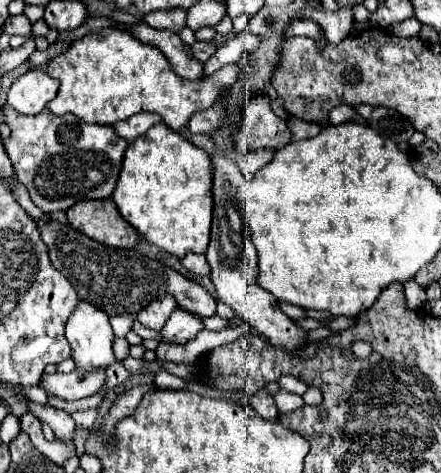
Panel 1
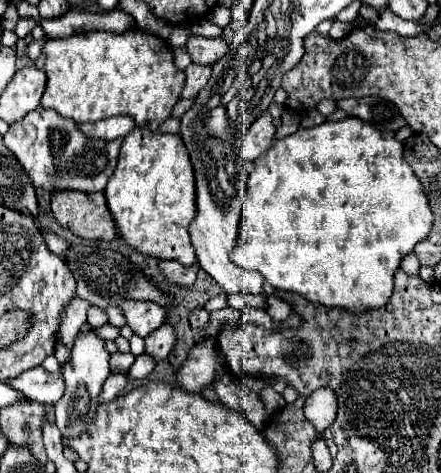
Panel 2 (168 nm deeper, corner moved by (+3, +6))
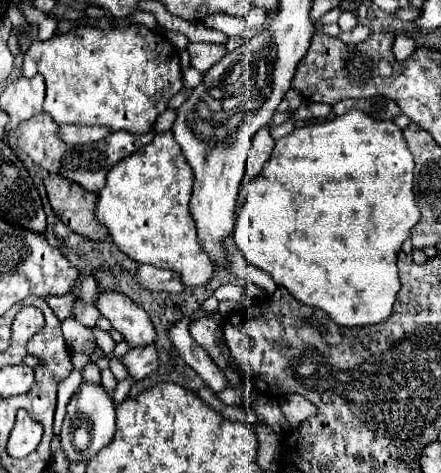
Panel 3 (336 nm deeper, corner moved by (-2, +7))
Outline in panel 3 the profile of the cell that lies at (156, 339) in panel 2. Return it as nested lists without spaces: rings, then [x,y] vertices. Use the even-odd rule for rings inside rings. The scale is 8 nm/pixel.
[[[149,344],[147,348],[133,348],[123,356],[123,364],[129,368],[129,374],[135,380],[143,380],[159,366],[159,354],[155,344]]]

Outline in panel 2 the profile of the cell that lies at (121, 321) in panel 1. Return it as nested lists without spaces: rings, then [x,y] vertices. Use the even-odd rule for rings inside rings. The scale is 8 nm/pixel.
[[[90,307],[88,309],[88,319],[86,319],[92,327],[100,327],[100,325],[104,325],[104,323],[108,323],[106,321],[106,315],[102,313],[102,309],[100,307]]]

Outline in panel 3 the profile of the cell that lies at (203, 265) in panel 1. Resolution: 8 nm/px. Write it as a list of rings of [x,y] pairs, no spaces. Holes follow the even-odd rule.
[[[139,266],[139,274],[137,274],[141,286],[149,288],[151,292],[159,290],[159,292],[169,292],[169,294],[183,294],[187,290],[187,286],[183,282],[179,282],[179,274],[171,272],[171,270],[163,270],[163,268],[155,268],[155,266]]]

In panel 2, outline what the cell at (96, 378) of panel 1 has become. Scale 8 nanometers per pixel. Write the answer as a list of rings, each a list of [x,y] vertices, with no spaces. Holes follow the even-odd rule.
[[[32,367],[22,371],[18,377],[6,381],[12,389],[32,401],[54,405],[64,393],[64,381],[60,373],[48,373],[44,367]]]

